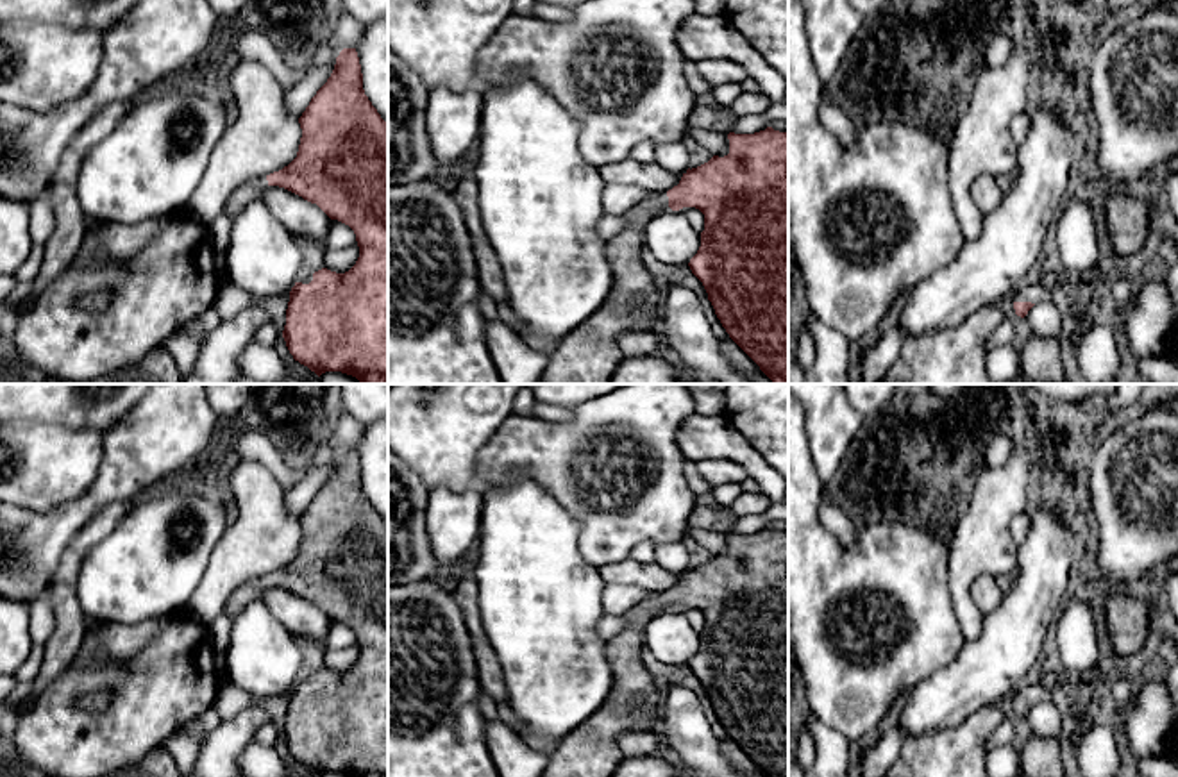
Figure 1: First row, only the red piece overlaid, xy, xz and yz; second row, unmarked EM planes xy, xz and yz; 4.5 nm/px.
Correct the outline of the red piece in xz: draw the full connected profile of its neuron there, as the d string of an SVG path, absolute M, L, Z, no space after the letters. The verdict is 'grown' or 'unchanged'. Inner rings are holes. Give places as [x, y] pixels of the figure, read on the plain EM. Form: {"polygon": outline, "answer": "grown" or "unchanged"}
{"polygon": "M767 527L754 534L729 532L728 539L728 556L713 556L708 563L688 568L677 586L667 593L654 593L624 614L624 629L606 641L606 657L615 675L610 697L595 714L565 736L556 750L549 754L542 777L611 777L624 759L618 736L622 732L660 729L663 693L642 659L645 625L660 613L683 607L695 607L704 614L701 647L688 666L703 682L722 727L767 777L788 777L788 534Z", "answer": "grown"}

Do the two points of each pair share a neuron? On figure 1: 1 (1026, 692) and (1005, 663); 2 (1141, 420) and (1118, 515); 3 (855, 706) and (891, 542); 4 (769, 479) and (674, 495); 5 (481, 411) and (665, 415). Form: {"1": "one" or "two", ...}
{"1": "two", "2": "one", "3": "one", "4": "two", "5": "two"}

